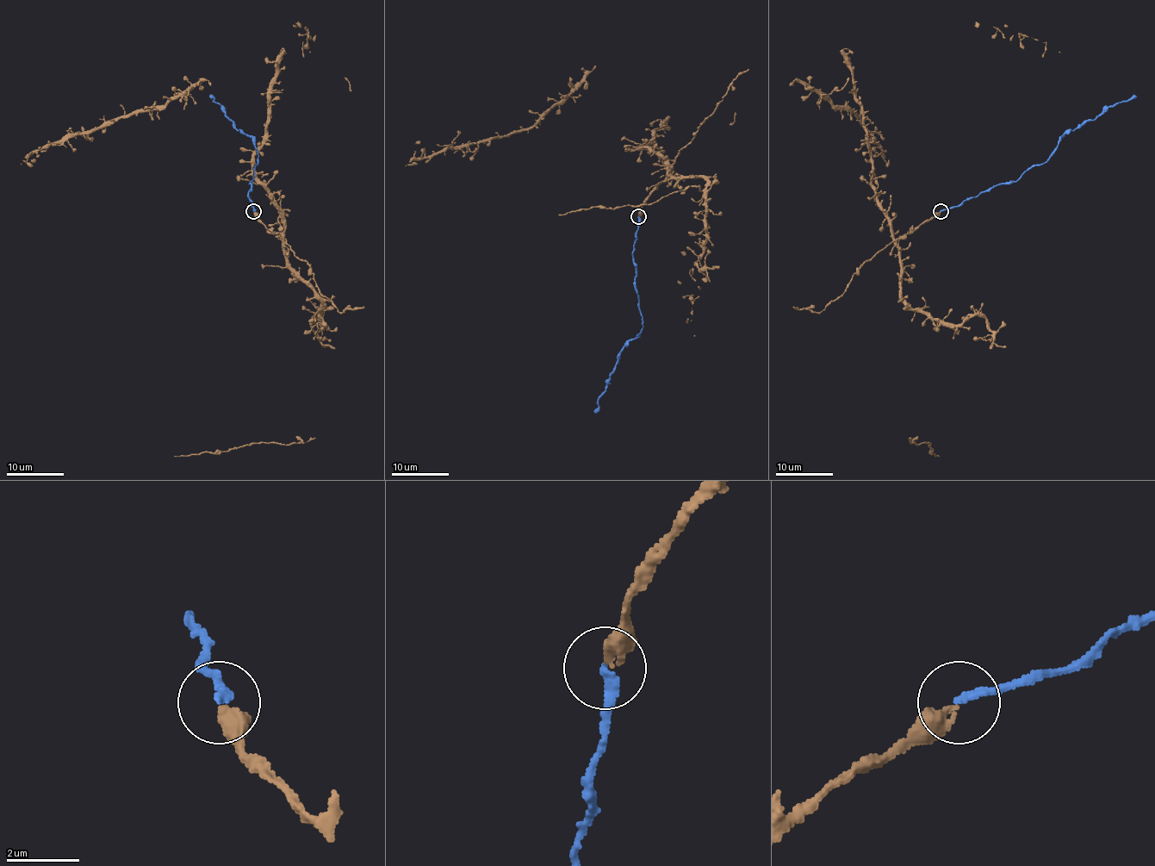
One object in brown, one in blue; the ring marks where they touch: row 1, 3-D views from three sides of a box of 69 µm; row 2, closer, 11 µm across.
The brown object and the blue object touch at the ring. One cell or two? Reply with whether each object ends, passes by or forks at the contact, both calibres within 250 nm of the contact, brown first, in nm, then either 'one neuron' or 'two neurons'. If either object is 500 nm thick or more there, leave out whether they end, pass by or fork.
brown ends there; blue ends there; 400 nm thick on the brown side, 240 nm on the other; one neuron

